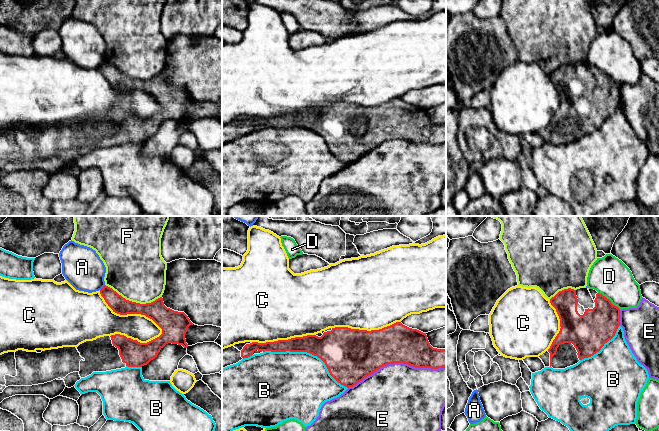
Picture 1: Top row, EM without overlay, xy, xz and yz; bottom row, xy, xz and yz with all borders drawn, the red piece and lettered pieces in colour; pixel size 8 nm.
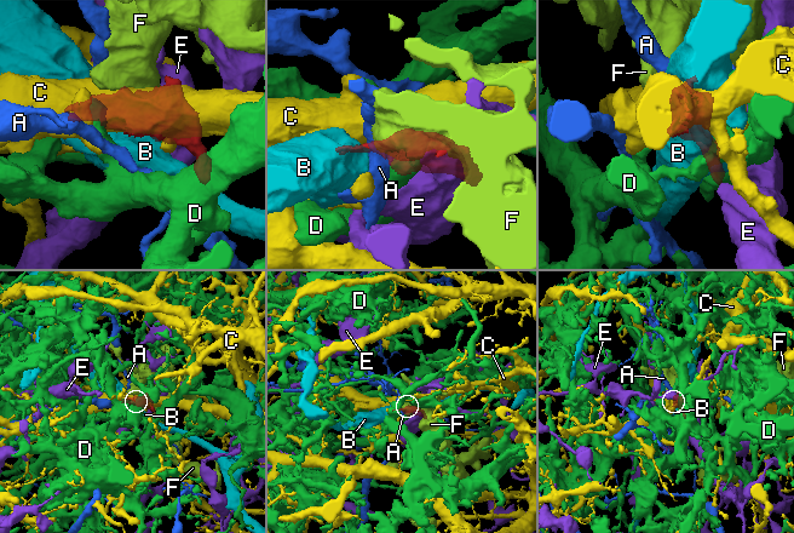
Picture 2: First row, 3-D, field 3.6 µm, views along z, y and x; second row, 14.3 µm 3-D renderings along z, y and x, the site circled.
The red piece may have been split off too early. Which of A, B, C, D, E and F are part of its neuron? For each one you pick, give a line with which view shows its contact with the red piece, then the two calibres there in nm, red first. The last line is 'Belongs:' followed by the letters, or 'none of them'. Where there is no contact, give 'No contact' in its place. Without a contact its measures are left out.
Belongs: none of them

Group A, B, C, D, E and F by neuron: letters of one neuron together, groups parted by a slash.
A / B / C / D / E / F

